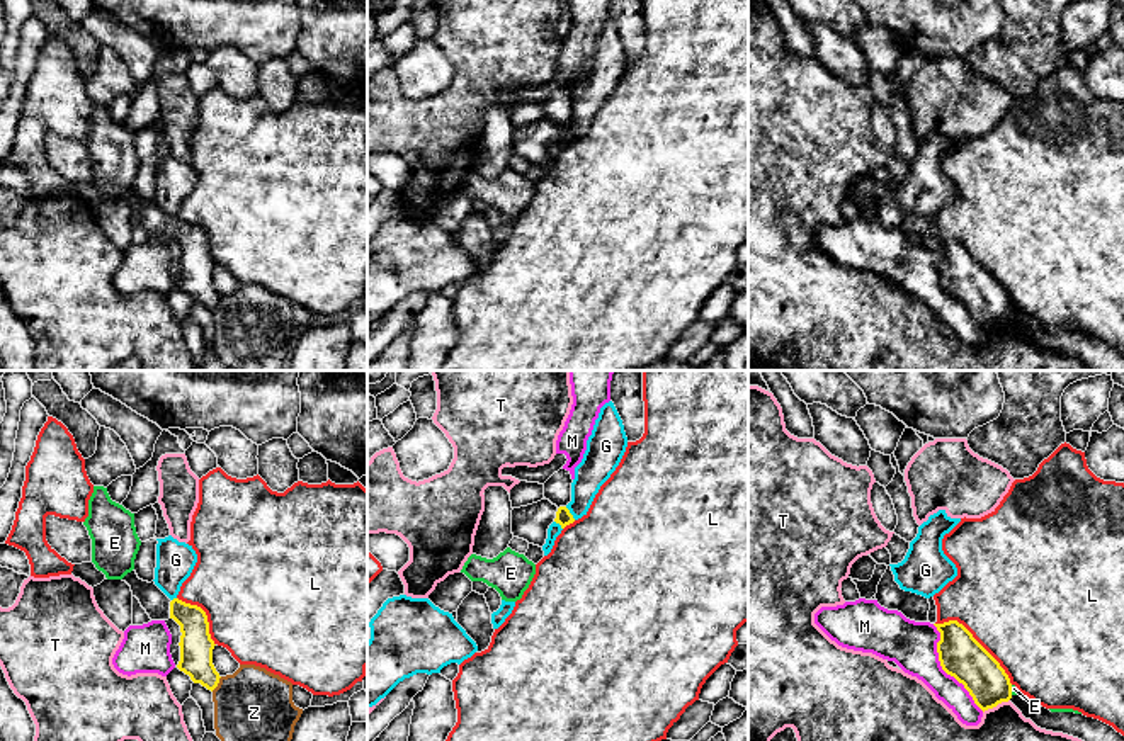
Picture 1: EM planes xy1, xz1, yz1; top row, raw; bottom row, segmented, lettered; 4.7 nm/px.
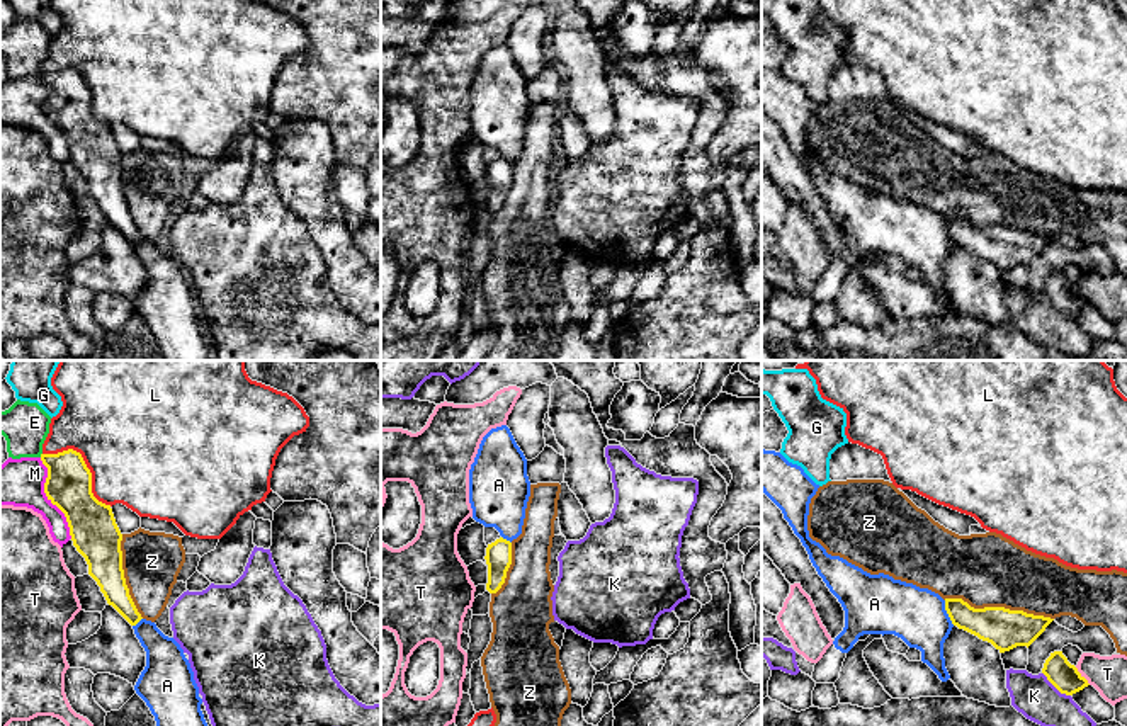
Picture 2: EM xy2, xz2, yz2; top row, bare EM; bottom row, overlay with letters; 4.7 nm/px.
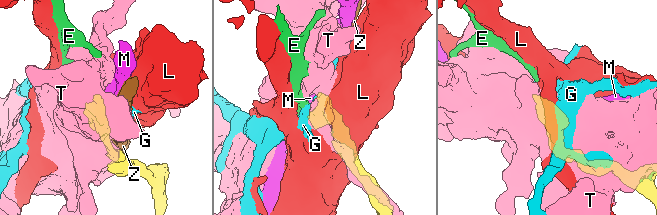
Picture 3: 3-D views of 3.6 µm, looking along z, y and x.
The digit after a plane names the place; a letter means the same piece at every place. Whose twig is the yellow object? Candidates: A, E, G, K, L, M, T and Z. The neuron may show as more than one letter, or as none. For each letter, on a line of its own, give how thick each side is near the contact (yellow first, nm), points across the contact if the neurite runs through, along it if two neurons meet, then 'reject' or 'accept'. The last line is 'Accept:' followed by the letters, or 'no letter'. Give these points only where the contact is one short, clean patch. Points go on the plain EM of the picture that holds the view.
A: 180/260 nm | reject
E: 200/30 nm | along yz1 (1010, 305), (1012, 313) | reject
G: 80/160 nm | along xz1 (565, 126), (575, 138) | reject
K: 140/200 nm | reject
L: 220/500 nm | reject
M: 200/220 nm | reject
T: 200/360 nm | reject
Z: 190/360 nm | reject
Accept: no letter

